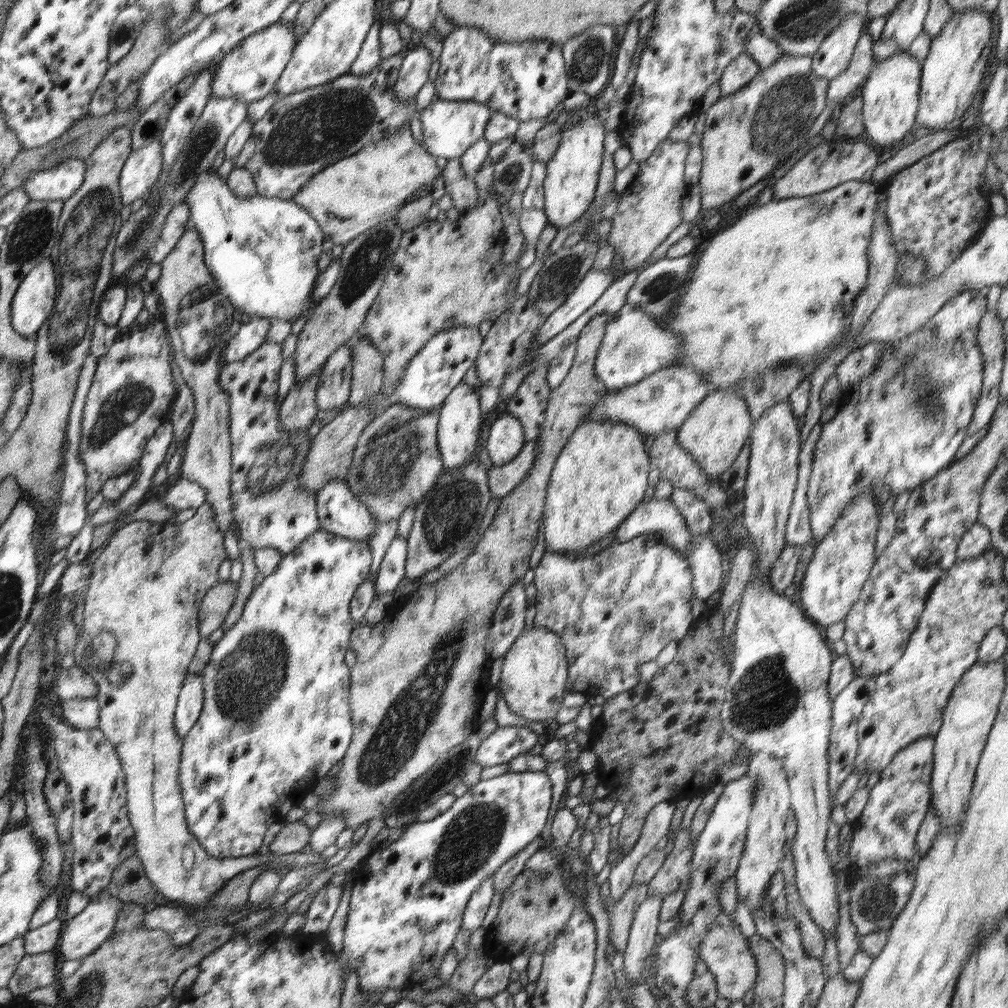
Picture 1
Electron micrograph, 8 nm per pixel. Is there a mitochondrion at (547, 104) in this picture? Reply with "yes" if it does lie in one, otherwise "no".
no

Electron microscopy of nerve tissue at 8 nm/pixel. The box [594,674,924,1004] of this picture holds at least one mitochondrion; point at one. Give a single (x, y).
(875, 903)

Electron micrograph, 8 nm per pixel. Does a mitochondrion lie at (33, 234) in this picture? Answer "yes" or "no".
yes

